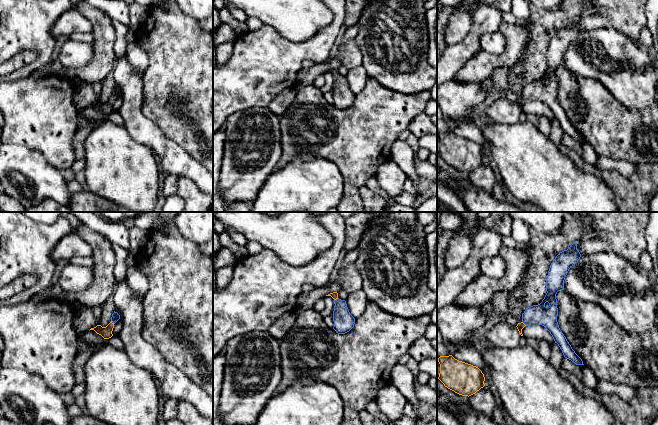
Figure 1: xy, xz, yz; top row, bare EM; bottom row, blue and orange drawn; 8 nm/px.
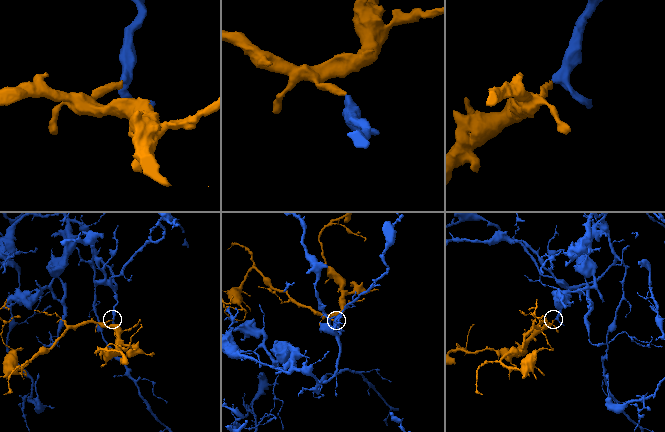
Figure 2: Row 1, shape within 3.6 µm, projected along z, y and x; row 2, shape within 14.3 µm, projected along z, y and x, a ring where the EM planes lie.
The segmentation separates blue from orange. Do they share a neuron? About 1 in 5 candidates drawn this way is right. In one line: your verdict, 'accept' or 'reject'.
accept

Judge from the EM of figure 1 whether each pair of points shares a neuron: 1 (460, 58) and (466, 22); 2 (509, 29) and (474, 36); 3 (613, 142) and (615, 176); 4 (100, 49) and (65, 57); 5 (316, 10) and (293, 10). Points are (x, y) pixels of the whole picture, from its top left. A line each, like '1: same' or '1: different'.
1: different
2: different
3: different
4: different
5: same

